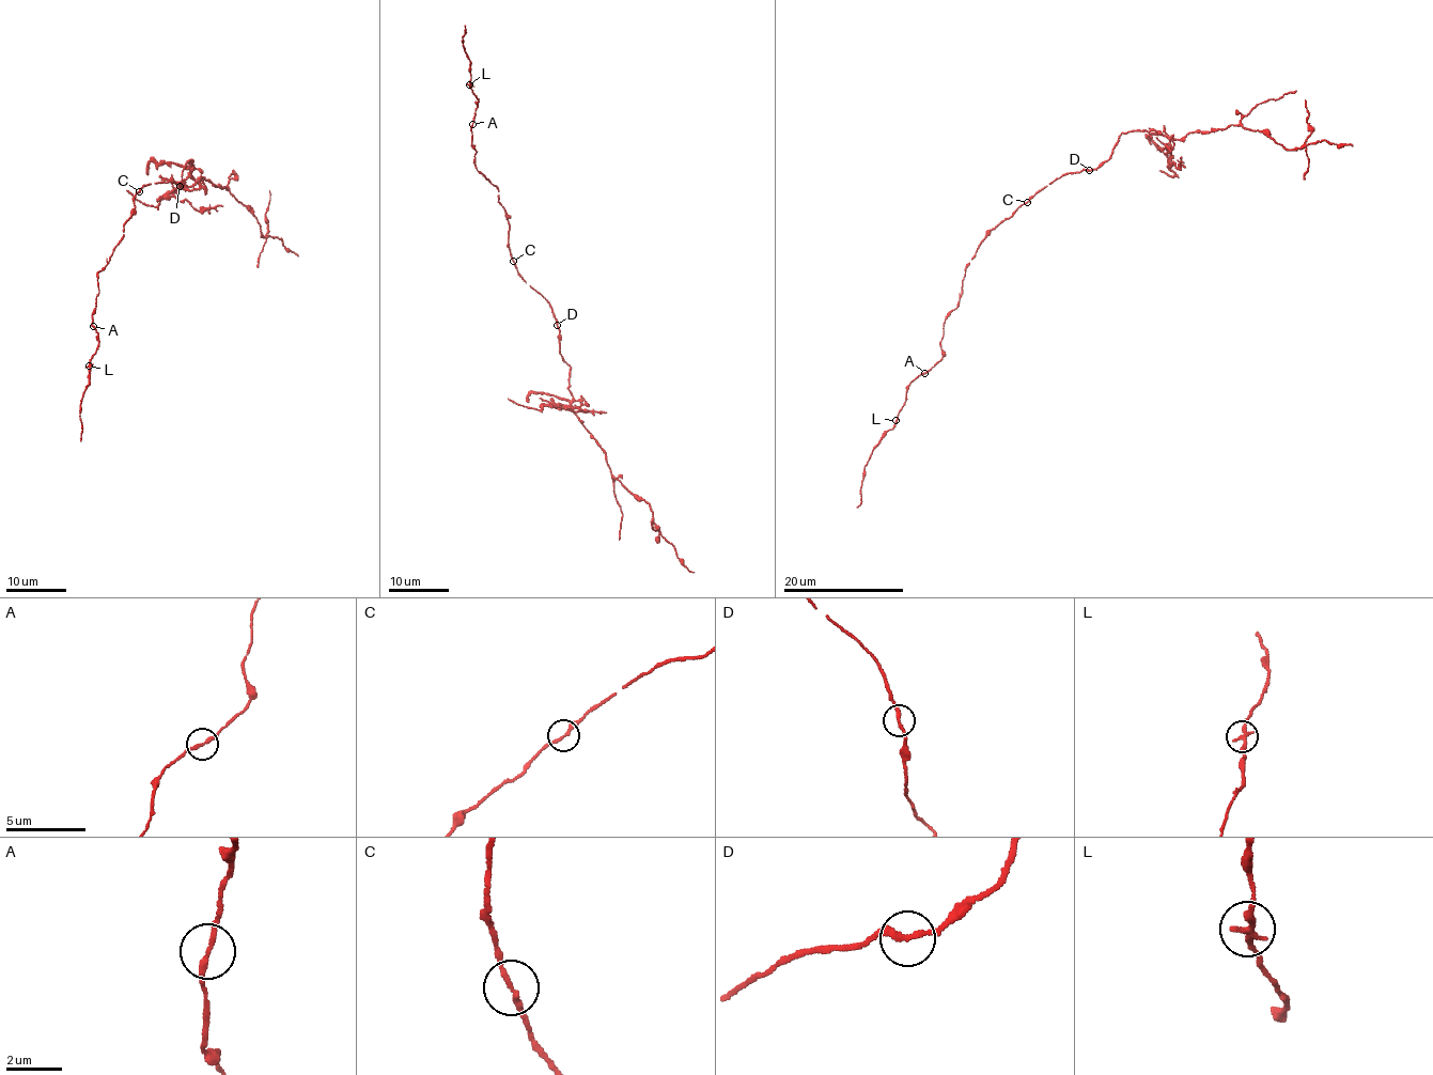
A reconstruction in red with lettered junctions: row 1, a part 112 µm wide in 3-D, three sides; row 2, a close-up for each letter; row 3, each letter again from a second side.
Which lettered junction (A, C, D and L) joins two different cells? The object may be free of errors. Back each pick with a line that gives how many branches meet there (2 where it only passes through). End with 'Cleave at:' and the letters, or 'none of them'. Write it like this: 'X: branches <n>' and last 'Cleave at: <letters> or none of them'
D: branches 2
Cleave at: D

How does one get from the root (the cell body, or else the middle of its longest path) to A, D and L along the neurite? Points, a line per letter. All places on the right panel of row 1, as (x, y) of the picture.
A: (1039, 191), (1001, 220), (980, 245), (966, 269), (959, 305), (943, 324), (939, 342), (943, 358), (924, 373)
D: (1039, 191), (1068, 173), (1089, 170)
L: (1039, 191), (980, 245), (966, 269), (959, 305), (943, 324), (943, 358), (909, 385), (896, 420)

